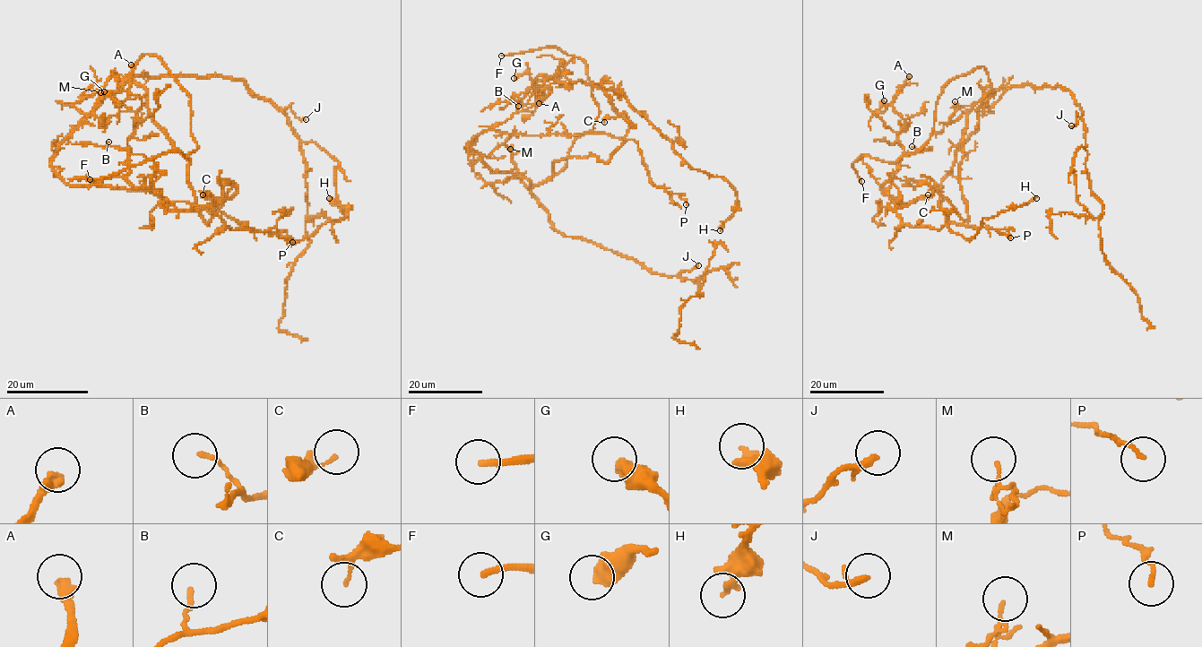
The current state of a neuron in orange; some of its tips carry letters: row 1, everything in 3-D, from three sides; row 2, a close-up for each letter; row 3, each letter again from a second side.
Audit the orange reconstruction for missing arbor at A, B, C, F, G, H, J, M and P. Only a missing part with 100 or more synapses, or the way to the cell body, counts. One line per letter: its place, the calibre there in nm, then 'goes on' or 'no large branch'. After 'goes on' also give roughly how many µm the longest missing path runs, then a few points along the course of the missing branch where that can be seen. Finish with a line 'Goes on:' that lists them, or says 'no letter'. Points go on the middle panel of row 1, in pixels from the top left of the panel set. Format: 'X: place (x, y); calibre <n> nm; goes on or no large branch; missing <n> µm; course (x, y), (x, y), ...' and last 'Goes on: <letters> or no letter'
A: place (539, 103); calibre 360 nm; goes on; missing 25 µm; course (539, 103), (532, 123), (540, 126), (553, 116), (556, 130)
B: place (518, 106); calibre 140 nm; no large branch
C: place (604, 122); calibre 80 nm; no large branch
F: place (501, 56); calibre 200 nm; goes on; missing 30 µm; course (501, 56), (460, 93), (432, 113)
G: place (514, 78); calibre 600 nm; no large branch
H: place (720, 230); calibre 200 nm; no large branch
J: place (698, 265); calibre 170 nm; no large branch
M: place (510, 149); calibre 70 nm; no large branch
P: place (686, 204); calibre 120 nm; no large branch
Goes on: A, F

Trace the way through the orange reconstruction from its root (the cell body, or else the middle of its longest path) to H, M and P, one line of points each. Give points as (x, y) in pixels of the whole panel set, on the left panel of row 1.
H: (147, 95), (207, 223), (234, 185), (205, 208), (296, 243), (347, 216), (329, 198)
M: (147, 95), (142, 86), (131, 81), (126, 81), (118, 91), (110, 91), (101, 100), (100, 92)
P: (147, 95), (131, 81), (108, 94), (57, 149), (51, 168), (73, 185), (156, 193), (292, 242)

